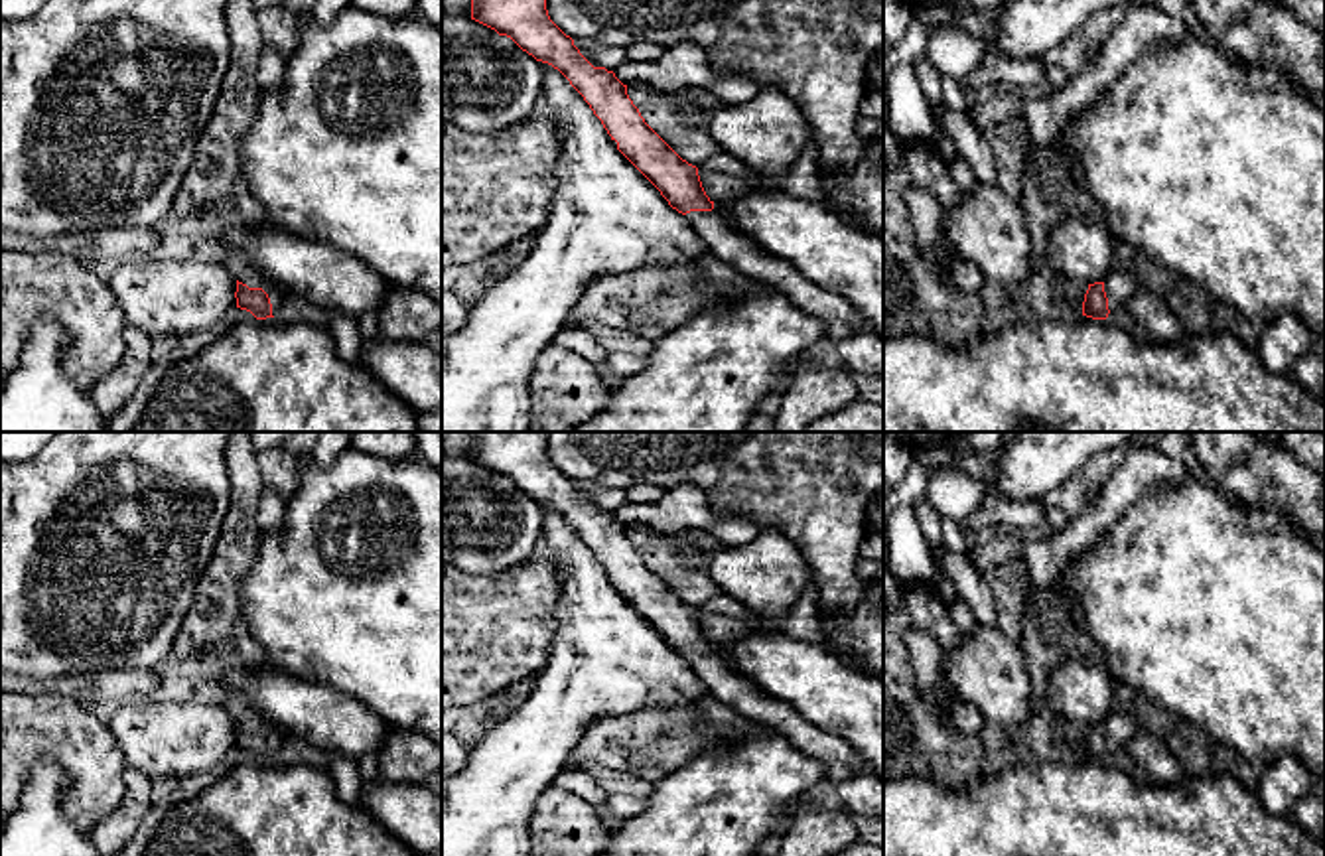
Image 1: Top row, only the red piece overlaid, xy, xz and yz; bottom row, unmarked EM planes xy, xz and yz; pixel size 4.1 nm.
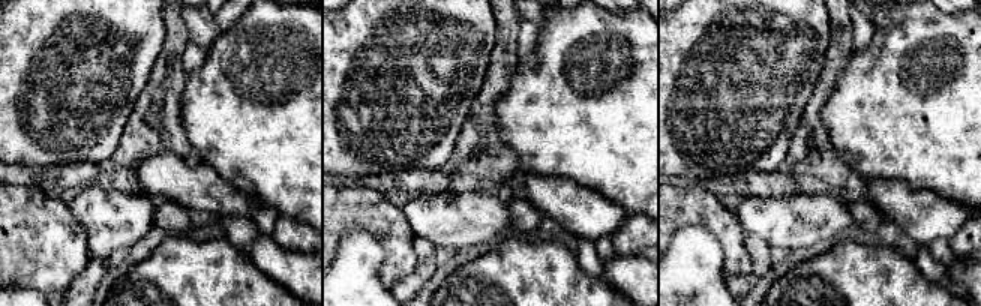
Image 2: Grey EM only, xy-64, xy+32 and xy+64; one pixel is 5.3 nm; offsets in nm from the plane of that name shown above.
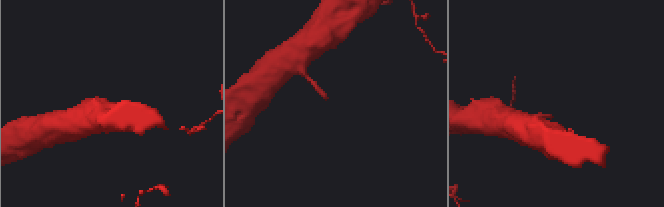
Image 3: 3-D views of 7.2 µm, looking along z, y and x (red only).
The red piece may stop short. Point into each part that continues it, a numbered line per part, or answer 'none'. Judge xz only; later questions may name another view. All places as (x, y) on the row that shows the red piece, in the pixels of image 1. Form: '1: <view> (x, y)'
1: xz (726, 243)

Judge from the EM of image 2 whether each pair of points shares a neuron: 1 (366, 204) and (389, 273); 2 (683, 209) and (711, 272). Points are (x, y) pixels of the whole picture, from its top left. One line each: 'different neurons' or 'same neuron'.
1: same neuron
2: different neurons

